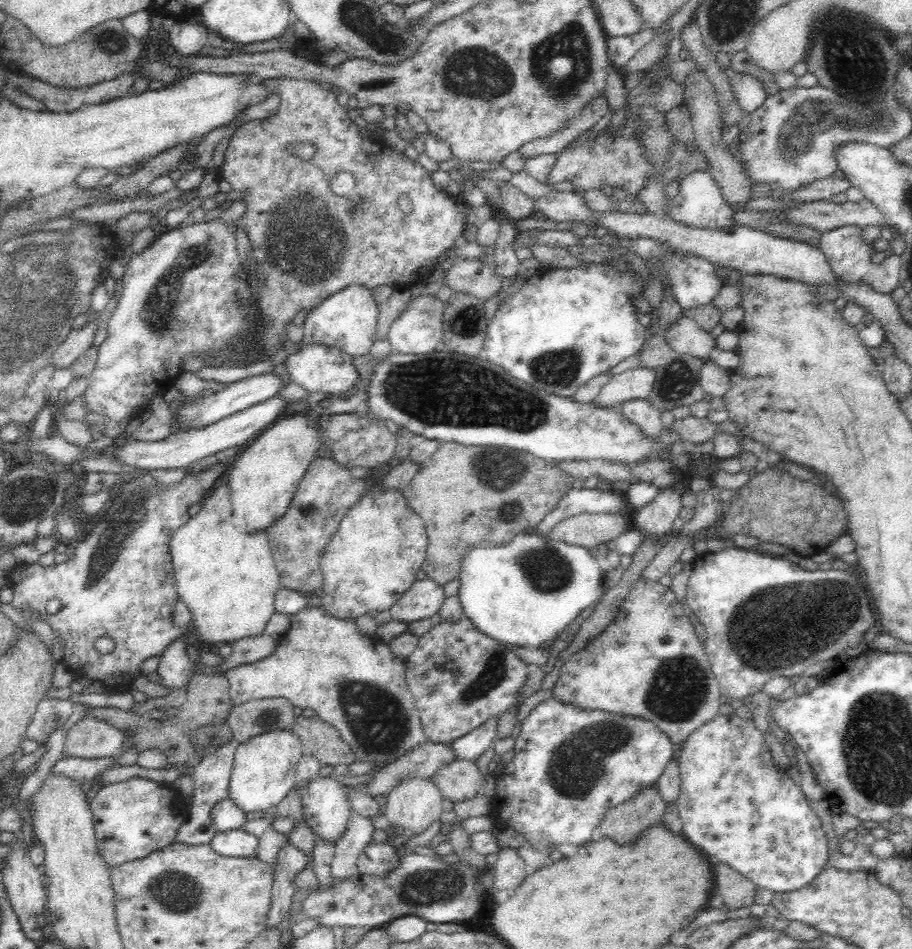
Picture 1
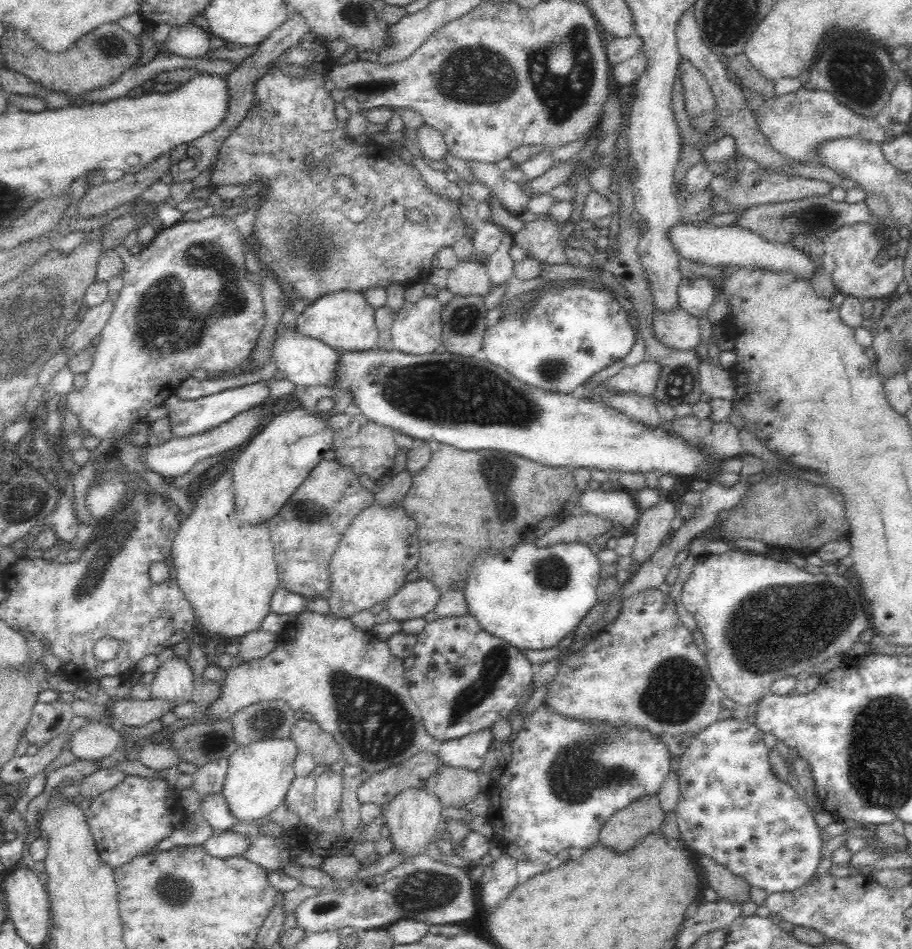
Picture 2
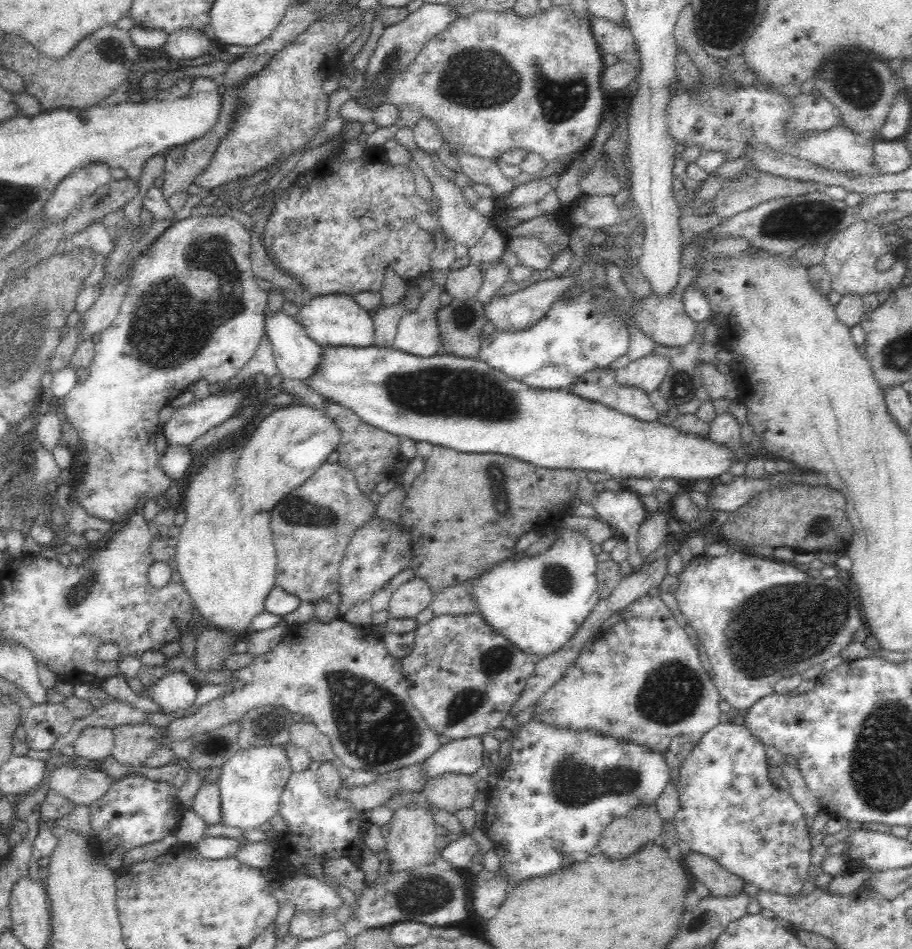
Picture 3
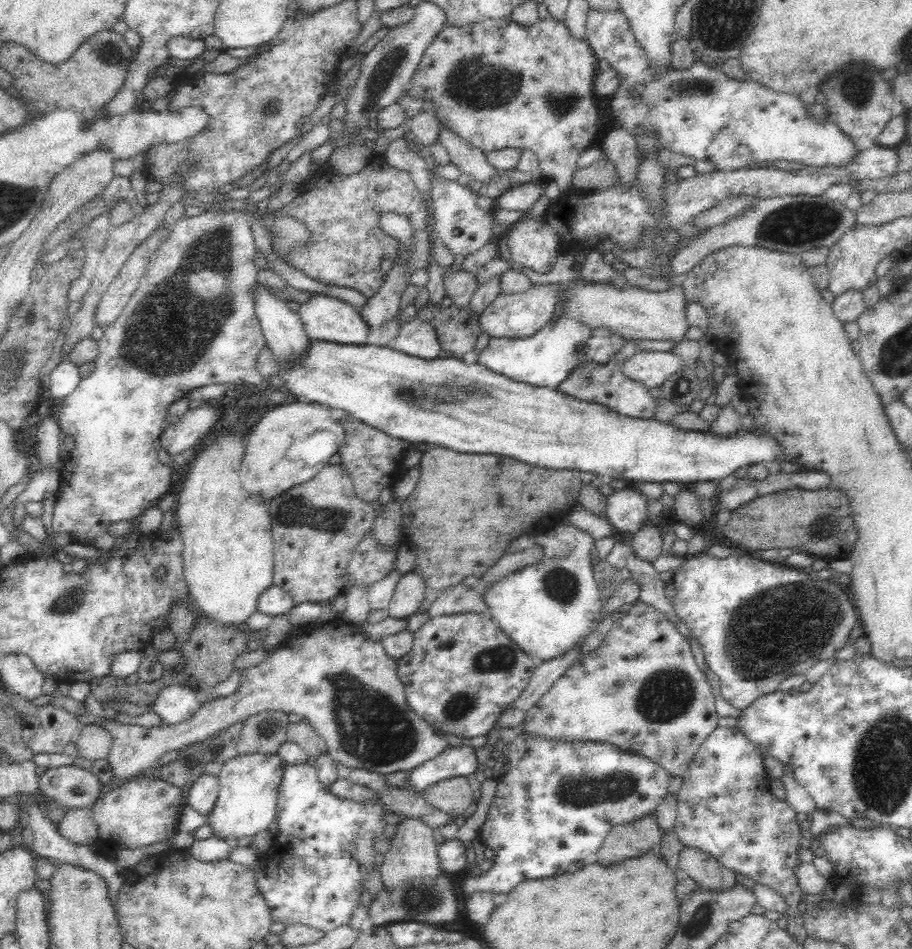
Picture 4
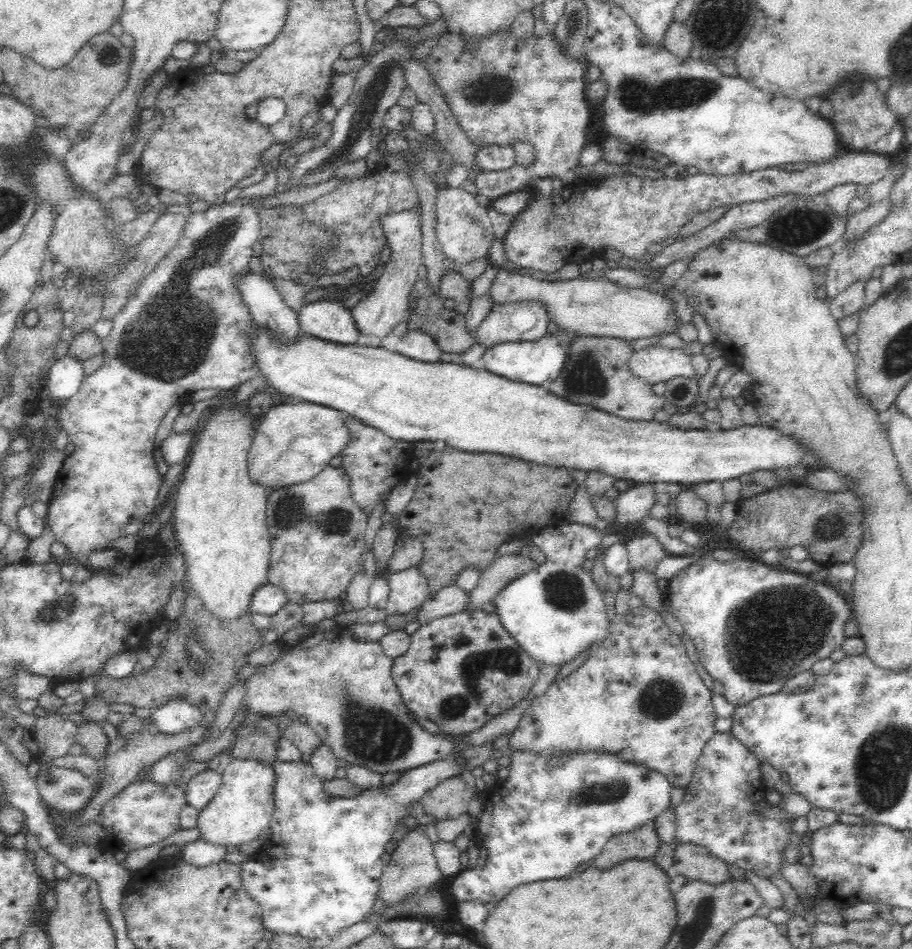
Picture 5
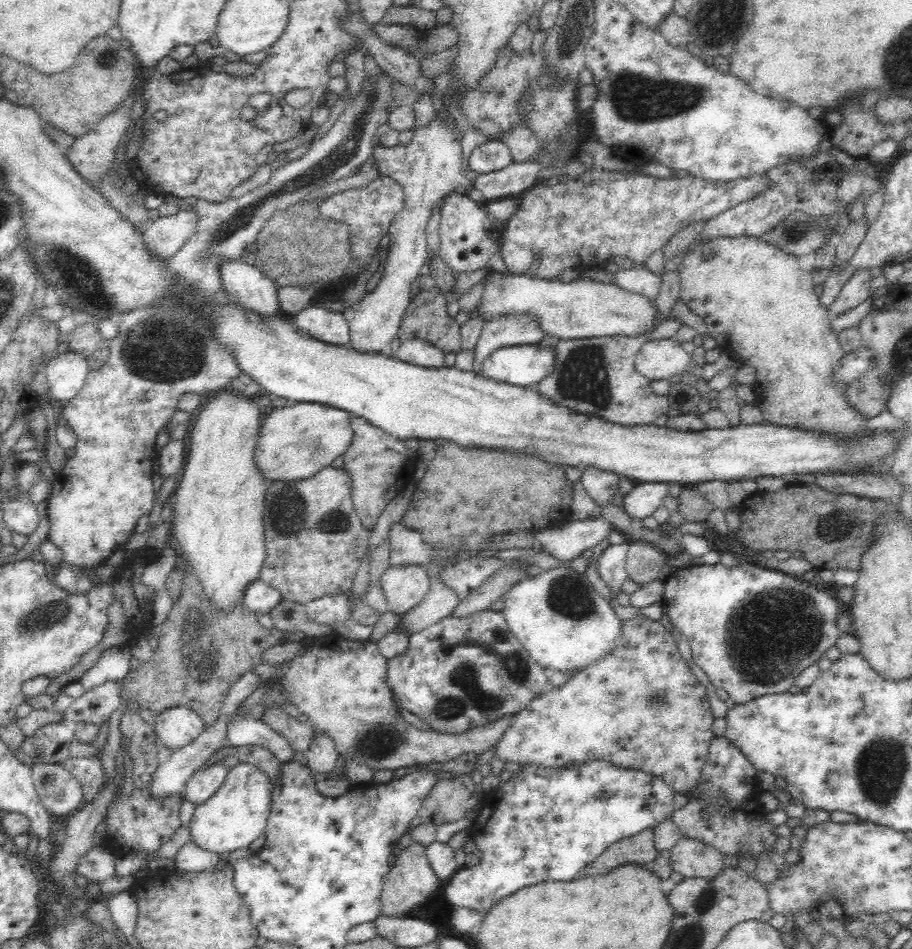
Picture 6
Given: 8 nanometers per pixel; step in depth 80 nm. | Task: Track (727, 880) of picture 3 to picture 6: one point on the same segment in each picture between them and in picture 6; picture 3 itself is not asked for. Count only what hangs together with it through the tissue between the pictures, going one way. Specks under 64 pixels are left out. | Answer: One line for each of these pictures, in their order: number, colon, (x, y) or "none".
4: (707, 871)
5: (695, 862)
6: (690, 857)

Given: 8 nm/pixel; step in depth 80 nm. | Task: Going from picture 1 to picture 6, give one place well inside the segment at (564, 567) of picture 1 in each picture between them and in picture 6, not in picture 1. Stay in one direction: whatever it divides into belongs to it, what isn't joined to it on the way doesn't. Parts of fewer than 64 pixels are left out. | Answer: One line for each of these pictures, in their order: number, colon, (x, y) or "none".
2: (532, 597)
3: (539, 603)
4: (548, 608)
5: (555, 612)
6: (561, 620)

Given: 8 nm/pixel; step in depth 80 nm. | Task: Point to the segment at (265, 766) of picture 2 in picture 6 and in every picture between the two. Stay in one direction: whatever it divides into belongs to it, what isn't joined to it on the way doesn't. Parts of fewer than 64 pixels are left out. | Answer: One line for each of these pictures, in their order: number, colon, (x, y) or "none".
3: (251, 783)
4: (246, 804)
5: (243, 807)
6: (237, 814)

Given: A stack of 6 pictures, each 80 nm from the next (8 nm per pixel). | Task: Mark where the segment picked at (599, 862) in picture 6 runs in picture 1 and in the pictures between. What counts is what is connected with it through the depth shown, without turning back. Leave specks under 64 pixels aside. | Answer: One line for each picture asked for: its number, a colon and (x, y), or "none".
1: (623, 823)
2: (628, 827)
3: (625, 836)
4: (633, 840)
5: (642, 844)

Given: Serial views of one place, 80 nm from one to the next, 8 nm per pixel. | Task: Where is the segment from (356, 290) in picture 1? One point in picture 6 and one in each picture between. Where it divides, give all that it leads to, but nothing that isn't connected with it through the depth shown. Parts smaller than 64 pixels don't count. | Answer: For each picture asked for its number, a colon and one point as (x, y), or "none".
2: (344, 321)
3: (335, 319)
4: (325, 319)
5: (329, 321)
6: (331, 328)

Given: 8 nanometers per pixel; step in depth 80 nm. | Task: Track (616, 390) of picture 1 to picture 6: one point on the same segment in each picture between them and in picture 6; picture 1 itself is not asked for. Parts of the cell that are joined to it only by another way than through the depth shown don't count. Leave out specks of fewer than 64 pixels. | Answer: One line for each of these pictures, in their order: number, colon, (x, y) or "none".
2: (642, 378)
3: (647, 373)
4: (652, 368)
5: (654, 364)
6: (664, 358)

